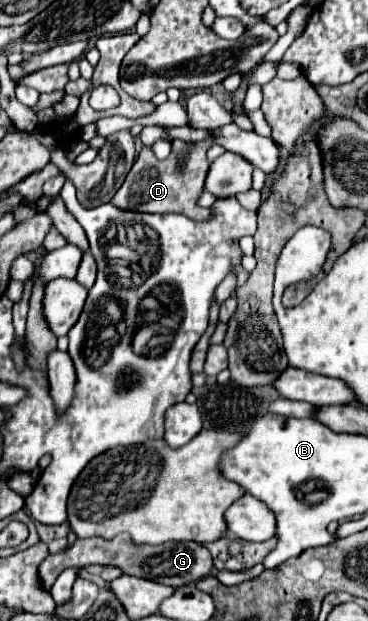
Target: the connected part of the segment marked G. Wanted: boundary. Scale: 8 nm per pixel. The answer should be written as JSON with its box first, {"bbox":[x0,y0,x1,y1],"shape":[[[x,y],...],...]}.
{"bbox":[40,535,212,591],"shape":[[[118,535],[116,539],[108,541],[108,539],[100,539],[100,537],[92,537],[92,539],[76,539],[74,547],[70,547],[68,551],[60,551],[54,555],[48,555],[44,559],[44,563],[40,563],[40,583],[46,591],[50,591],[50,587],[56,581],[56,575],[60,575],[64,569],[68,567],[86,567],[86,565],[116,565],[120,567],[126,575],[134,575],[134,577],[144,577],[156,583],[164,583],[170,587],[182,587],[188,583],[196,583],[204,577],[210,575],[212,571],[212,557],[210,551],[194,541],[168,541],[162,545],[144,545],[144,547],[136,547],[136,543],[132,543],[132,539],[128,539],[128,535]]]}

